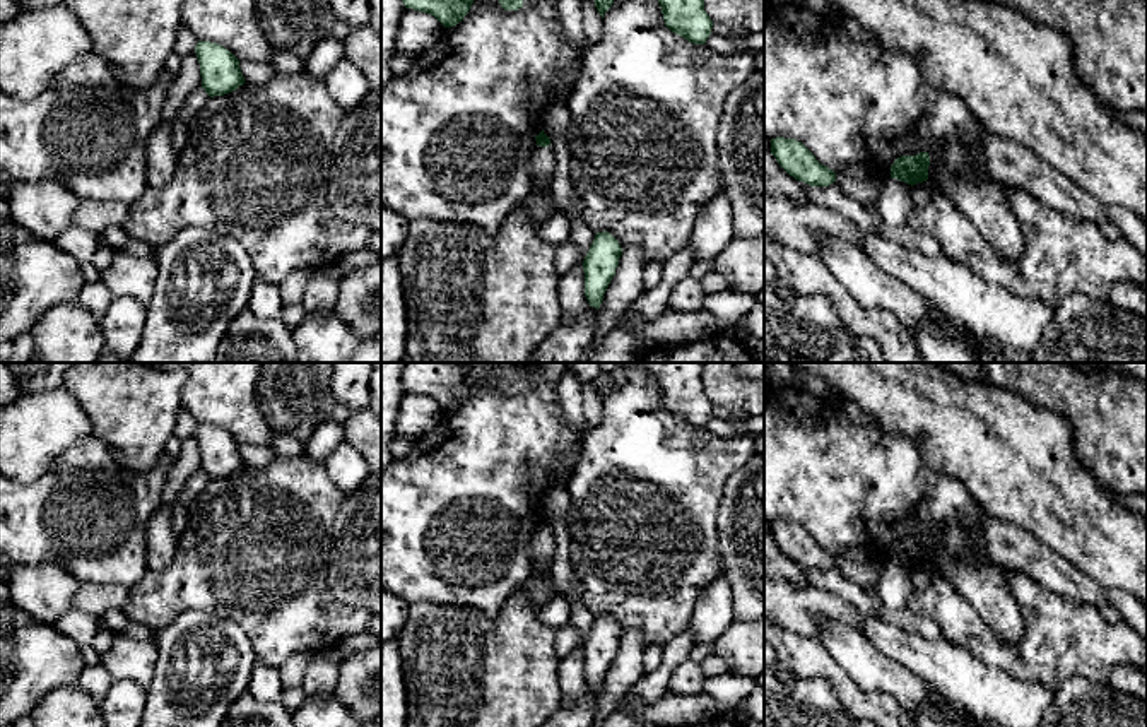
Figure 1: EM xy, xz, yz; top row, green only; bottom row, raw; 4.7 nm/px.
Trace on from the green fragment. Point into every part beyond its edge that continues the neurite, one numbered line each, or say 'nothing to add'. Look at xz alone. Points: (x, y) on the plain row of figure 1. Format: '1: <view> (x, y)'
1: xz (539, 589)

